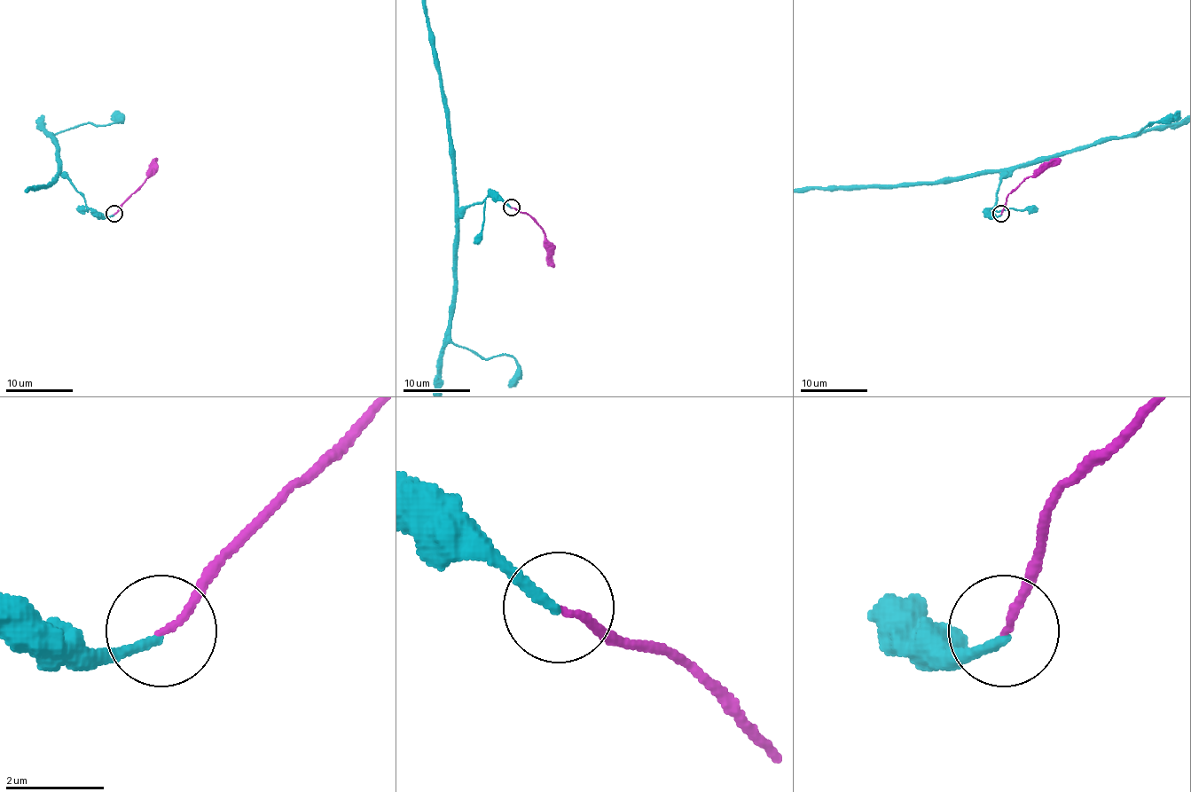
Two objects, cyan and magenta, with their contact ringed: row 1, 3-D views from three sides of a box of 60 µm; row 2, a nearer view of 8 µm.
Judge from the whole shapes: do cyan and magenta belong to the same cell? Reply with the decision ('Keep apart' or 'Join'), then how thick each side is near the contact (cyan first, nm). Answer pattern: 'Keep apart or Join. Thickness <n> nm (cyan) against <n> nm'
Keep apart. Thickness 190 nm (cyan) against 130 nm

